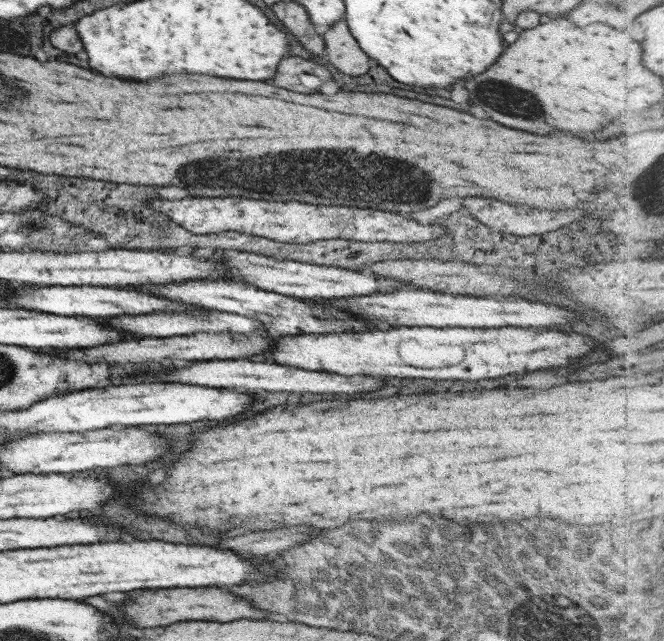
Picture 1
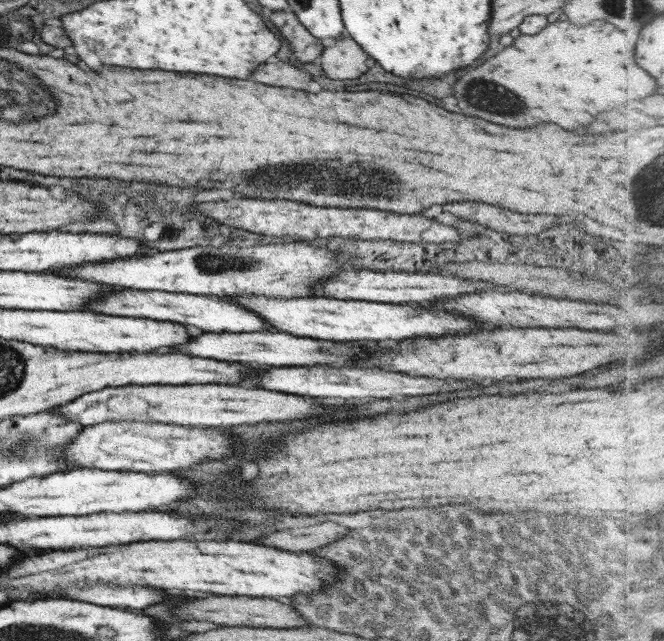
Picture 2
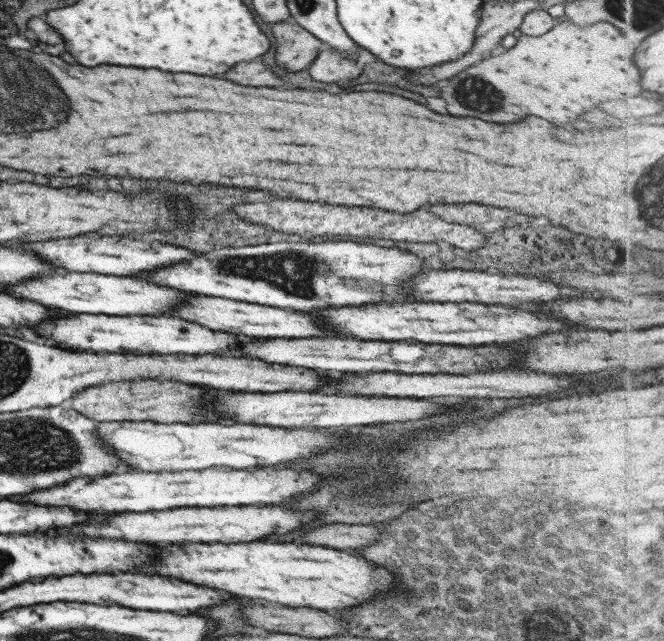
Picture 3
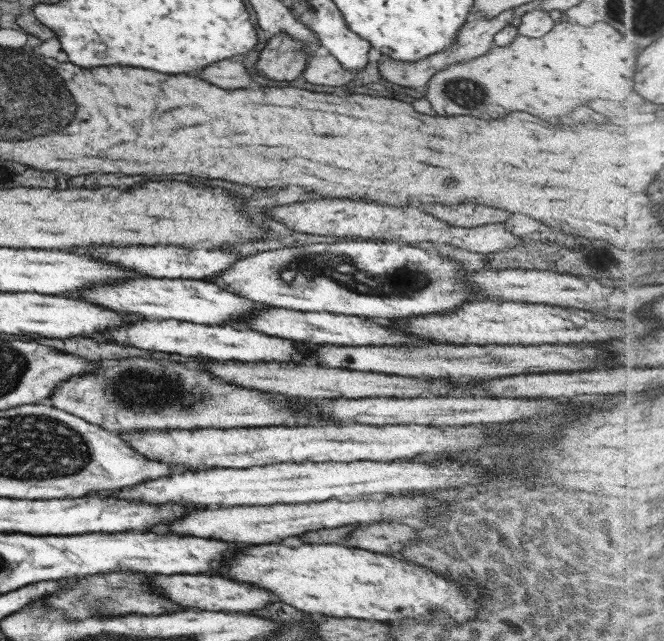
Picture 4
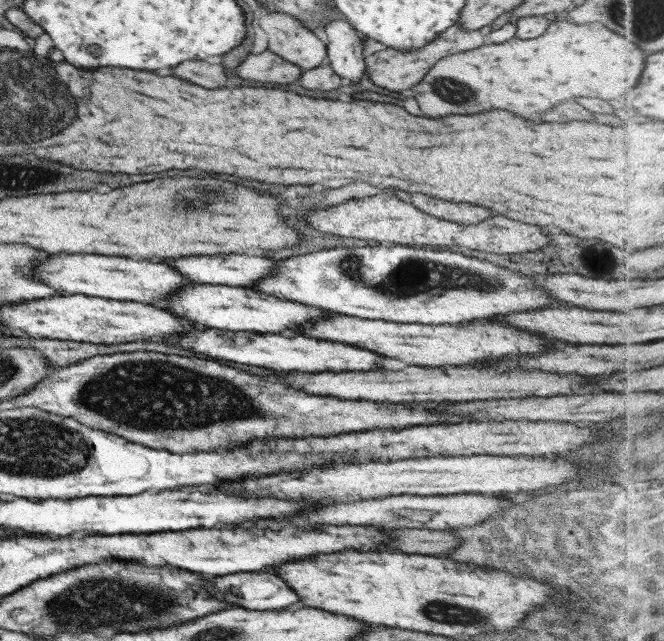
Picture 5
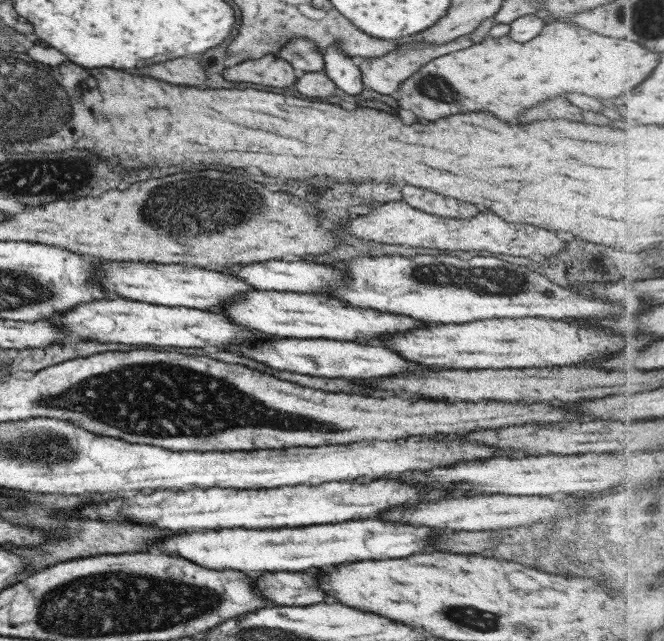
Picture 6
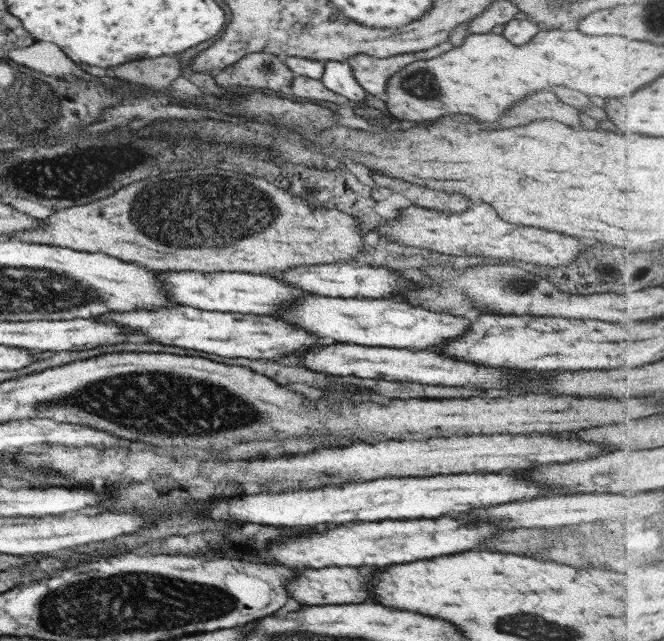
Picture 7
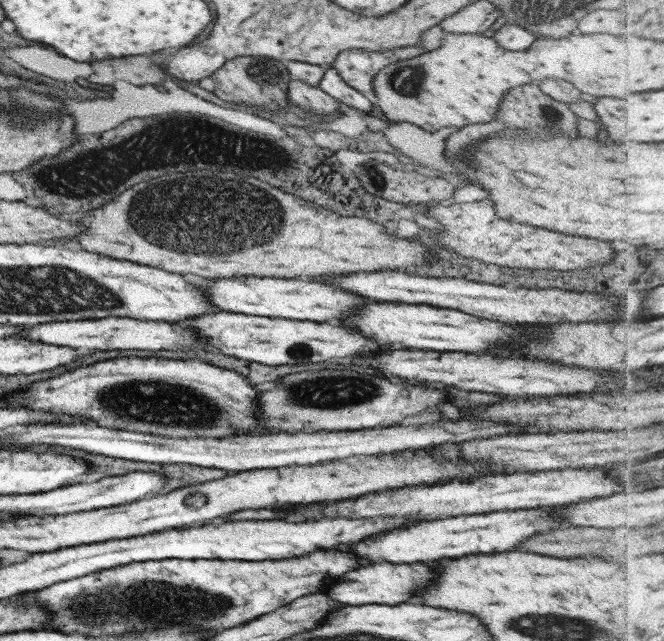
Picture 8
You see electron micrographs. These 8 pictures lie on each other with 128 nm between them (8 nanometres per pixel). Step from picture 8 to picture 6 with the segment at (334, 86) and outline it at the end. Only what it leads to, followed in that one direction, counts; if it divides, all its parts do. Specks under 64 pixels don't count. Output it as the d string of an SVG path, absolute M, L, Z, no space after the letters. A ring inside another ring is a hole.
M336 43L326 48L323 55L325 60L324 72L334 81L338 88L348 94L359 94L365 87L359 66L356 66Z

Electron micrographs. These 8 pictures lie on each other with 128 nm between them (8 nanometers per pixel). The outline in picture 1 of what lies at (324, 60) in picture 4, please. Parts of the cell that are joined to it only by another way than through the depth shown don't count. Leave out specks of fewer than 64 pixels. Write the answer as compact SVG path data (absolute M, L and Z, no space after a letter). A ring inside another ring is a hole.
M344 17L322 30L322 35L326 45L325 55L340 72L350 76L362 76L368 72L370 58L352 36Z

